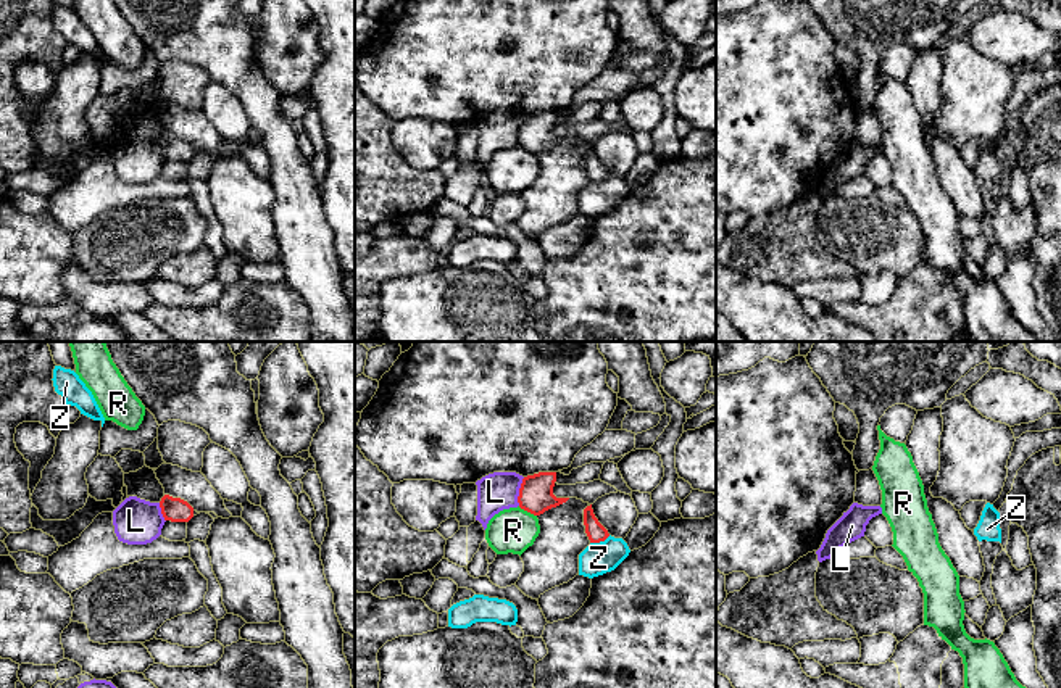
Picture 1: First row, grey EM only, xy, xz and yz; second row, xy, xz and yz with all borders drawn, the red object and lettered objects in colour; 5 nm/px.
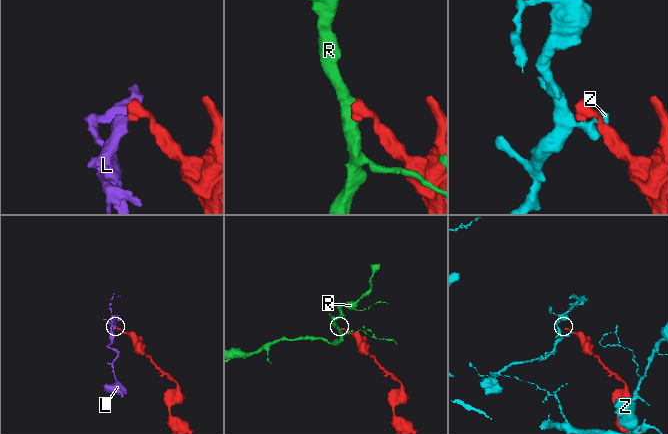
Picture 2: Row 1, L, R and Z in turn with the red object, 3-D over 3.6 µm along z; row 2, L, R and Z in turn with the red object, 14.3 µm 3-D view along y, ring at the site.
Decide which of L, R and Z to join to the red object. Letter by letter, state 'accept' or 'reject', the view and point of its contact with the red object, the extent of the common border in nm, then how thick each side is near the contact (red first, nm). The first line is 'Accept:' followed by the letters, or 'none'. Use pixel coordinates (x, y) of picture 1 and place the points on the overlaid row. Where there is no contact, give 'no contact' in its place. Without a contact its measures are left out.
Accept: none
L: reject; contact xz (520, 492); length 150 nm; calibres 180 and 190 nm
R: reject; contact xz (528, 511); length 110 nm; calibres 180 and 220 nm
Z: reject; contact xz (600, 540); length 110 nm; calibres 90 and 160 nm

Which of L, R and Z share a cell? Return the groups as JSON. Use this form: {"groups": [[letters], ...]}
{"groups": [["L"], ["R"], ["Z"]]}

